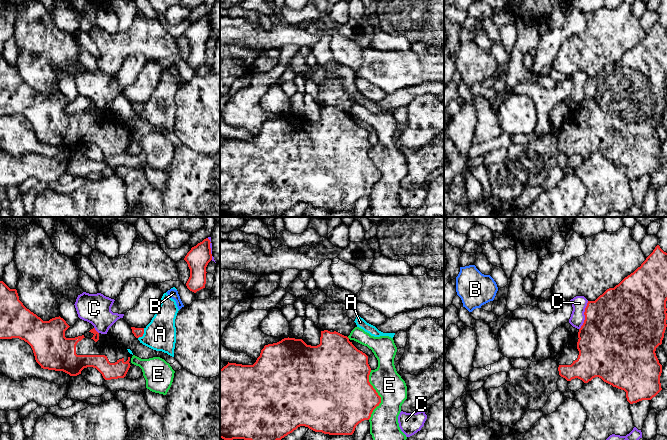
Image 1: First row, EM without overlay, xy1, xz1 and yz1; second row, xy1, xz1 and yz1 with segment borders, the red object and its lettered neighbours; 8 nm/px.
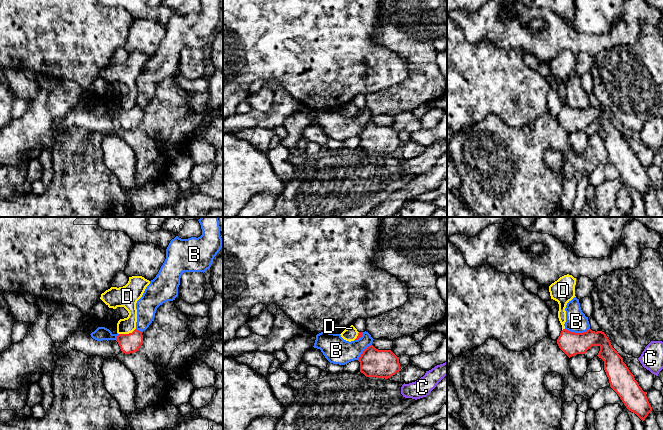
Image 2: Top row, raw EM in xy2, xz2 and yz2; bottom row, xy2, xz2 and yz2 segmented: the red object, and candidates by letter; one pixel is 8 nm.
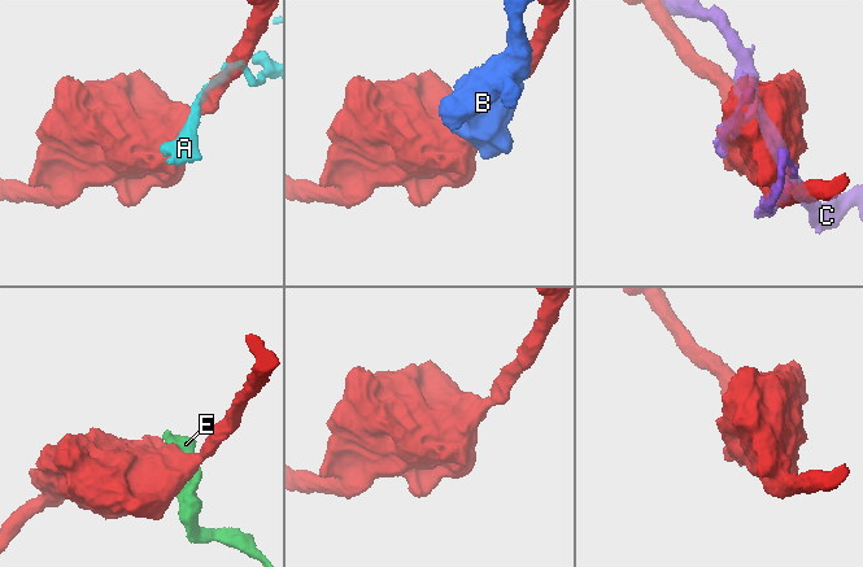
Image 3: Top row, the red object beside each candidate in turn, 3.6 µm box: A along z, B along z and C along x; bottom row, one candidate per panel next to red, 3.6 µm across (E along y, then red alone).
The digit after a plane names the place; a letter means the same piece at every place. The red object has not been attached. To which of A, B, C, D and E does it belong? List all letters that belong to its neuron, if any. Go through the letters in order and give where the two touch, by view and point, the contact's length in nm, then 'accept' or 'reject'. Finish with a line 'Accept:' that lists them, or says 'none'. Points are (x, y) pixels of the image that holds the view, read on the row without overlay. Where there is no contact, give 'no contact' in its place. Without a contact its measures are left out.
A: xy1 (143, 109) | 100 nm | reject
B: yz2 (577, 109) | 200 nm | reject
C: yz1 (584, 90) | 240 nm | reject
D: xy2 (127, 110) | 140 nm | reject
E: xz1 (378, 171) | 400 nm | reject
Accept: none

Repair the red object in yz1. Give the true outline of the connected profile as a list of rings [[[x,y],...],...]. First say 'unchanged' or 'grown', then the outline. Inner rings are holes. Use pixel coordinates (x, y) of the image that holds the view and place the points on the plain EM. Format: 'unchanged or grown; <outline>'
grown; [[[659,21],[633,49],[614,64],[607,65],[595,77],[588,77],[585,96],[576,112],[572,113],[557,129],[559,151],[567,157],[578,154],[588,159],[595,153],[624,166],[630,180],[651,176],[661,166],[662,141],[656,132],[656,124],[662,120],[667,103],[667,29]]]

